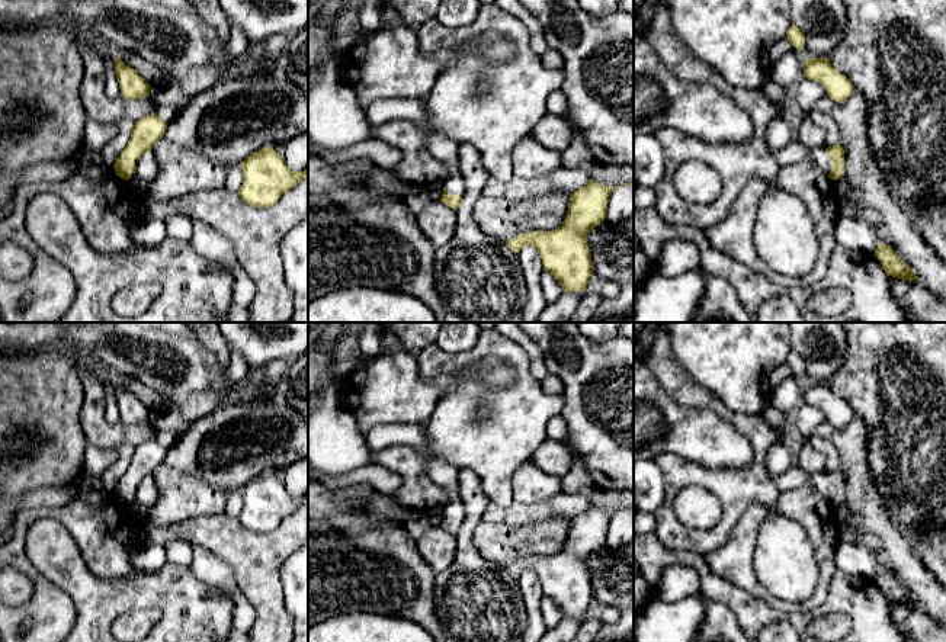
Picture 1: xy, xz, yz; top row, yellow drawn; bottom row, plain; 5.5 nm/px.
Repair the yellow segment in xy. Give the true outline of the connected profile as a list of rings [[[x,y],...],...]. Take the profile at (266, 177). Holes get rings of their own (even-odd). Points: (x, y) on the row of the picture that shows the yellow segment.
[[[264,147],[241,163],[243,184],[238,196],[254,208],[273,206],[283,193],[308,180],[308,168],[291,170],[283,157],[272,147]]]

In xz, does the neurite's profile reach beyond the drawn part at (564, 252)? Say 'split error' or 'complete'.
complete

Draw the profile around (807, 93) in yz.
[[[805,77],[792,89],[792,93],[804,115],[809,115],[814,110],[814,105],[827,96],[825,89],[820,83]]]

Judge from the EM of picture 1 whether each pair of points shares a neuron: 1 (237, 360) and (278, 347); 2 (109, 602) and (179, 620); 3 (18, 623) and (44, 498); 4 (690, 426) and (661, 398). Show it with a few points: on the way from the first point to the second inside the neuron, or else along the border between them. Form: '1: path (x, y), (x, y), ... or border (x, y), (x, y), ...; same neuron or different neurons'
1: border (230, 346), (250, 369); different neurons
2: path (127, 599), (157, 599), (162, 603); same neuron
3: border (76, 497), (57, 507), (22, 509); different neurons
4: path (683, 421), (667, 405); same neuron

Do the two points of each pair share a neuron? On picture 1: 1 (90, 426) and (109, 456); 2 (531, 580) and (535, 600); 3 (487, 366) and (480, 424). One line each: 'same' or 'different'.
1: different
2: same
3: different

